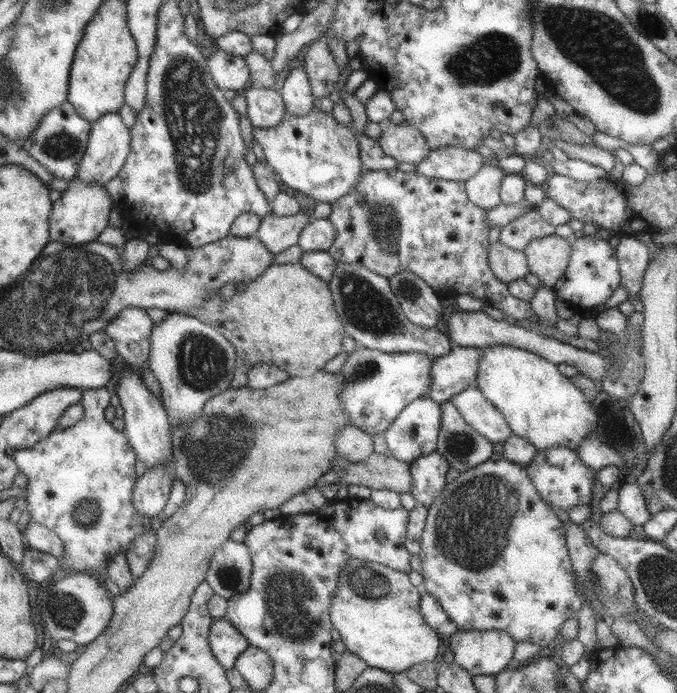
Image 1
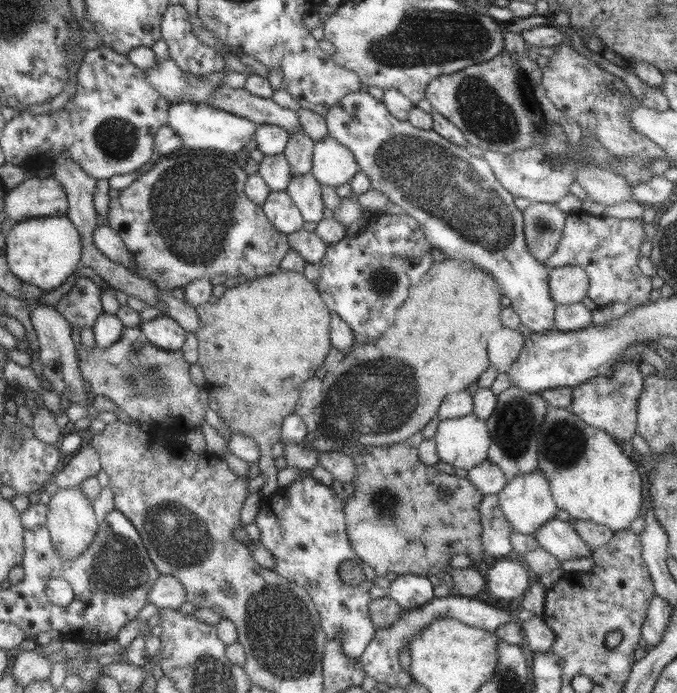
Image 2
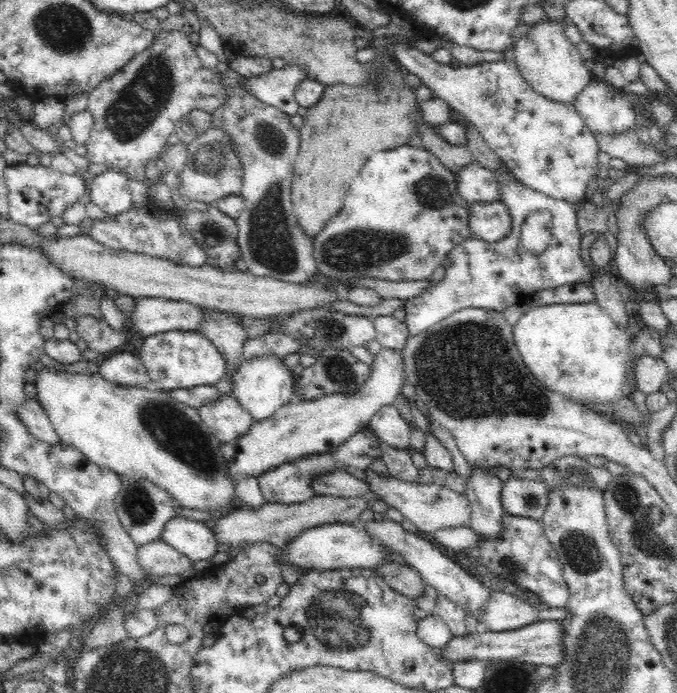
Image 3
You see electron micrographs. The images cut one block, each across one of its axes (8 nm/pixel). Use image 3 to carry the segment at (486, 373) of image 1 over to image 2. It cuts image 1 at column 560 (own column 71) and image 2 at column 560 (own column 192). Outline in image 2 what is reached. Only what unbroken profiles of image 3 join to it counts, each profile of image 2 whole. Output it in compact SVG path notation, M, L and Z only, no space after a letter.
M547 406L547 413L537 432L538 469L545 475L556 508L567 512L572 520L600 524L616 533L629 529L641 510L641 478L635 464L625 456L613 438L604 431L589 427L568 409Z

